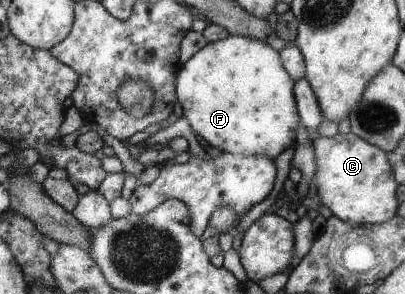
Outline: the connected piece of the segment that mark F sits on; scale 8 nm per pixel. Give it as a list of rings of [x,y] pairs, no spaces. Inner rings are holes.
[[[228,34],[224,39],[207,43],[189,57],[175,80],[177,111],[188,120],[192,131],[204,144],[234,156],[264,156],[271,160],[292,145],[299,116],[294,105],[292,79],[280,64],[278,52],[266,41]]]

